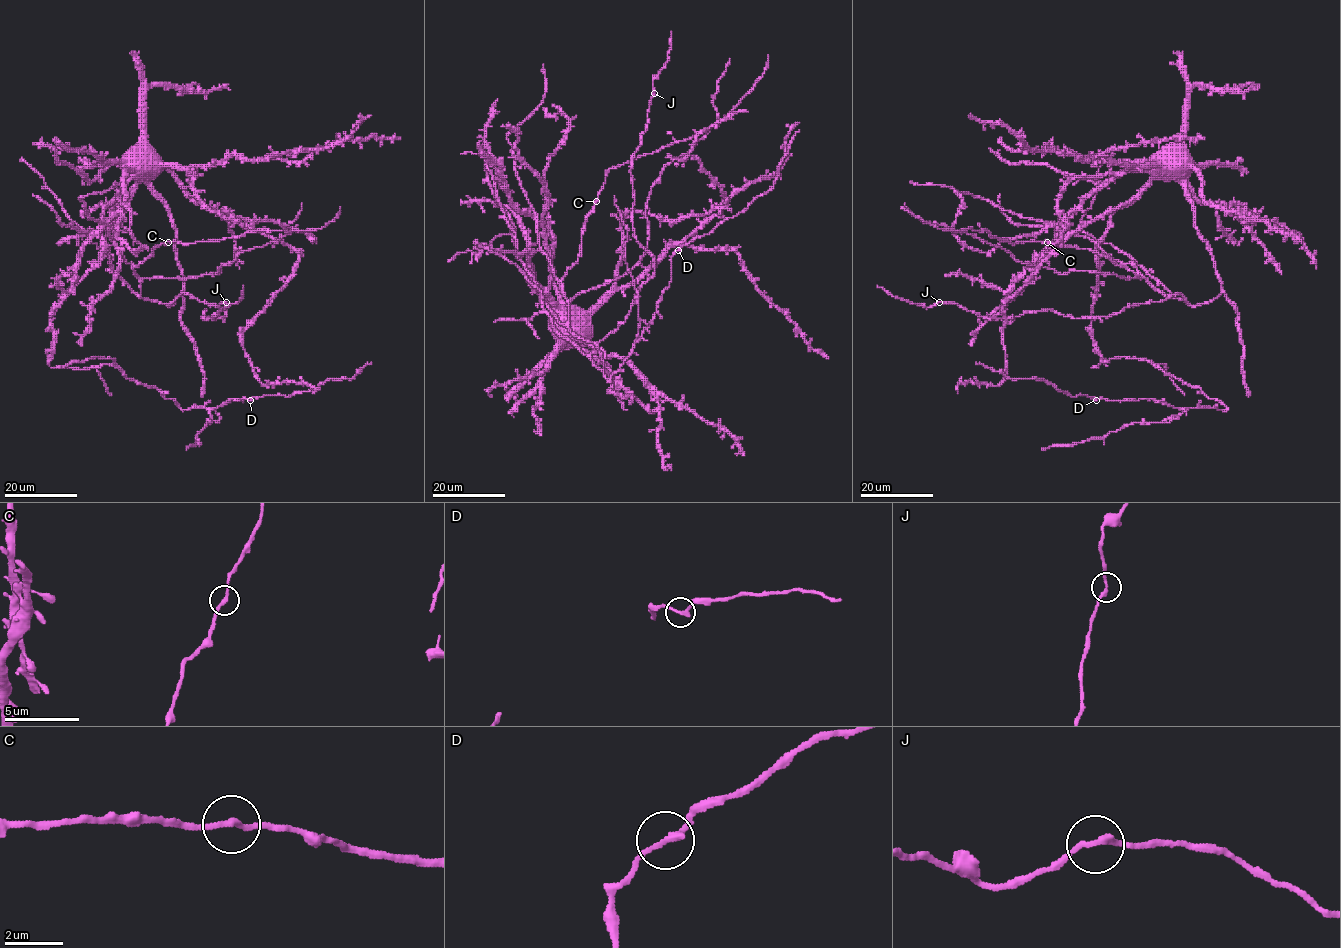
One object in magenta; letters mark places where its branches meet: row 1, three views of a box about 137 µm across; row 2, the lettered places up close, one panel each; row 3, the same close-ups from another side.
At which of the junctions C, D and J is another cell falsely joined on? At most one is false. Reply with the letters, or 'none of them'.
none of them

